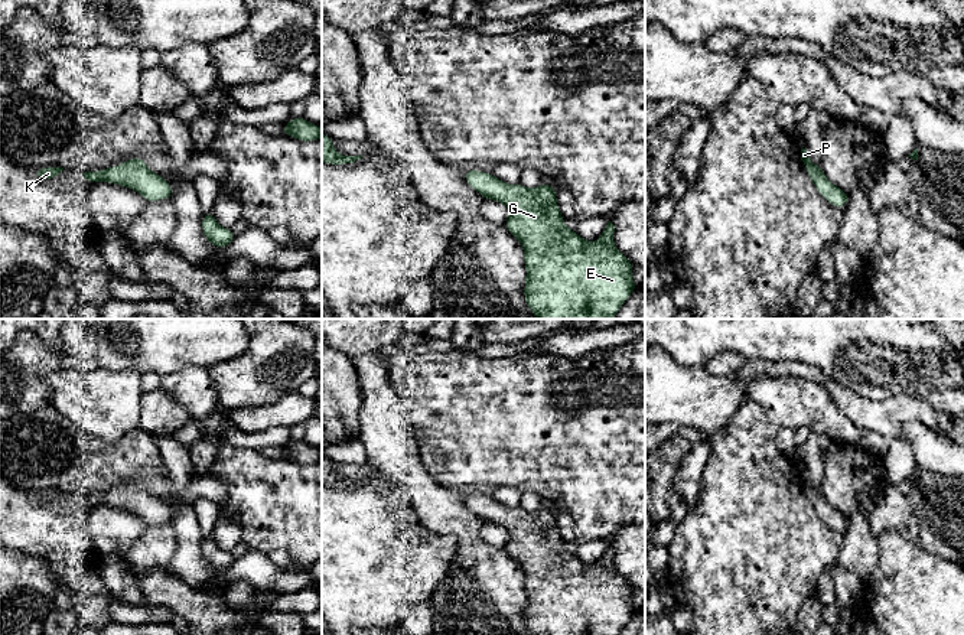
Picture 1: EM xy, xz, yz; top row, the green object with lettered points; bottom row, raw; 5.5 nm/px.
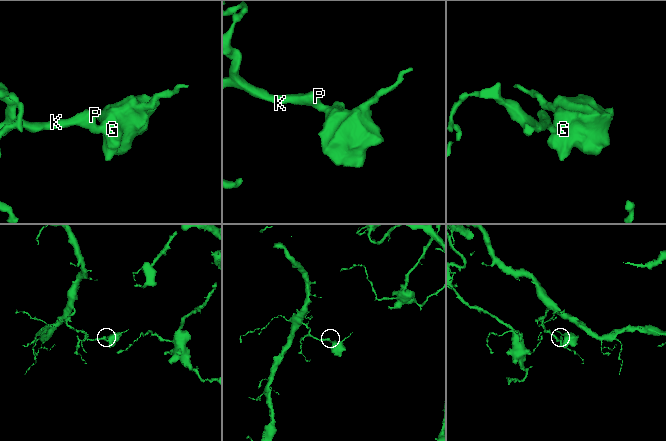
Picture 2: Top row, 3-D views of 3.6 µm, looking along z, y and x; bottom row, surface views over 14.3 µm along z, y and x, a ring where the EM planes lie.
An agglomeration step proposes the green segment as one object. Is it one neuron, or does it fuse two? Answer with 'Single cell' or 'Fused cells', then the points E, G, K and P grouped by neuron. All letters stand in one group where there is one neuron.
Single cell. Groups: E G K P

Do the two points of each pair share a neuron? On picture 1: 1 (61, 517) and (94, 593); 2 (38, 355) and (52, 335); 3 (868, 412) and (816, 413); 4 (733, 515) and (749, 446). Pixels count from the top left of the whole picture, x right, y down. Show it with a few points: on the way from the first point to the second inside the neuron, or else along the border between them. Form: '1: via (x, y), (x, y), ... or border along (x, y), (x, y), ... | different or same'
1: via (61, 536), (81, 575) | same
2: border along (33, 334), (48, 347), (59, 351) | different
3: border along (823, 386), (831, 400), (863, 430) | different
4: via (746, 498), (746, 463) | same

